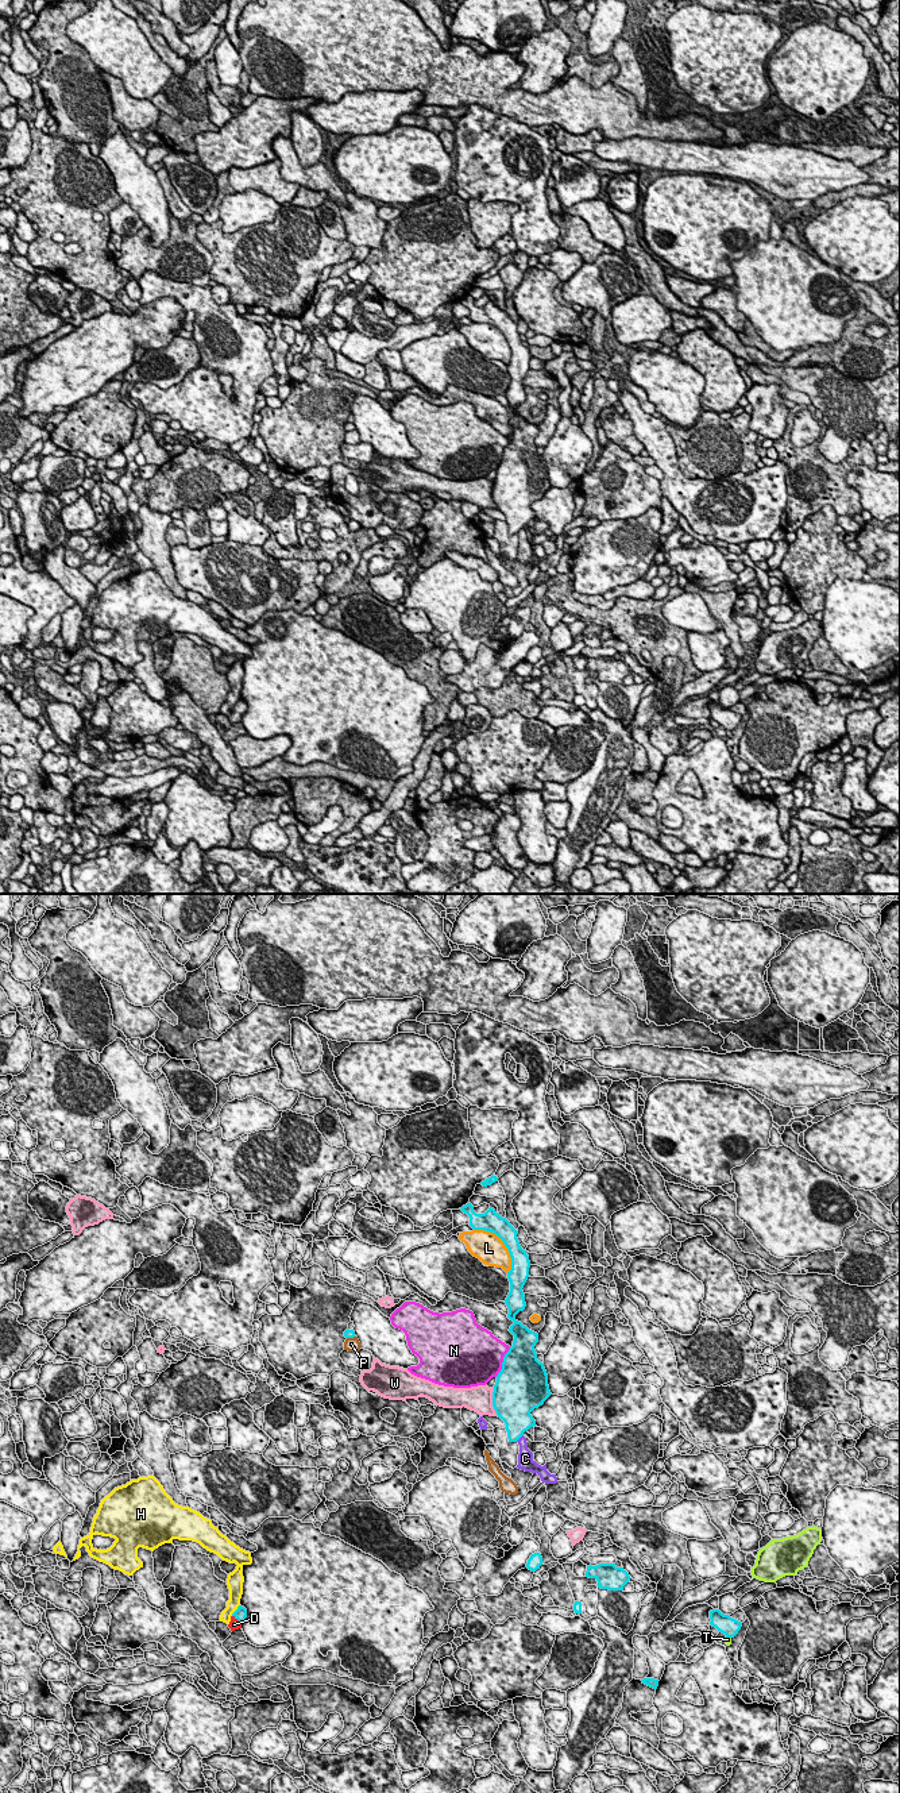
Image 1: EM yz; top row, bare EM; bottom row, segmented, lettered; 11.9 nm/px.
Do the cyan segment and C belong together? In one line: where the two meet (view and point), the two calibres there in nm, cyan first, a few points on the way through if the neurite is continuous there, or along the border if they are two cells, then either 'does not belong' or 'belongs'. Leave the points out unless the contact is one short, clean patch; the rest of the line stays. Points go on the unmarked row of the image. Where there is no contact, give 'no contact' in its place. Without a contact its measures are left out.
contact yz (518, 531); calibres 320 and 190 nm; border yz (522, 527), (516, 533); does not belong

